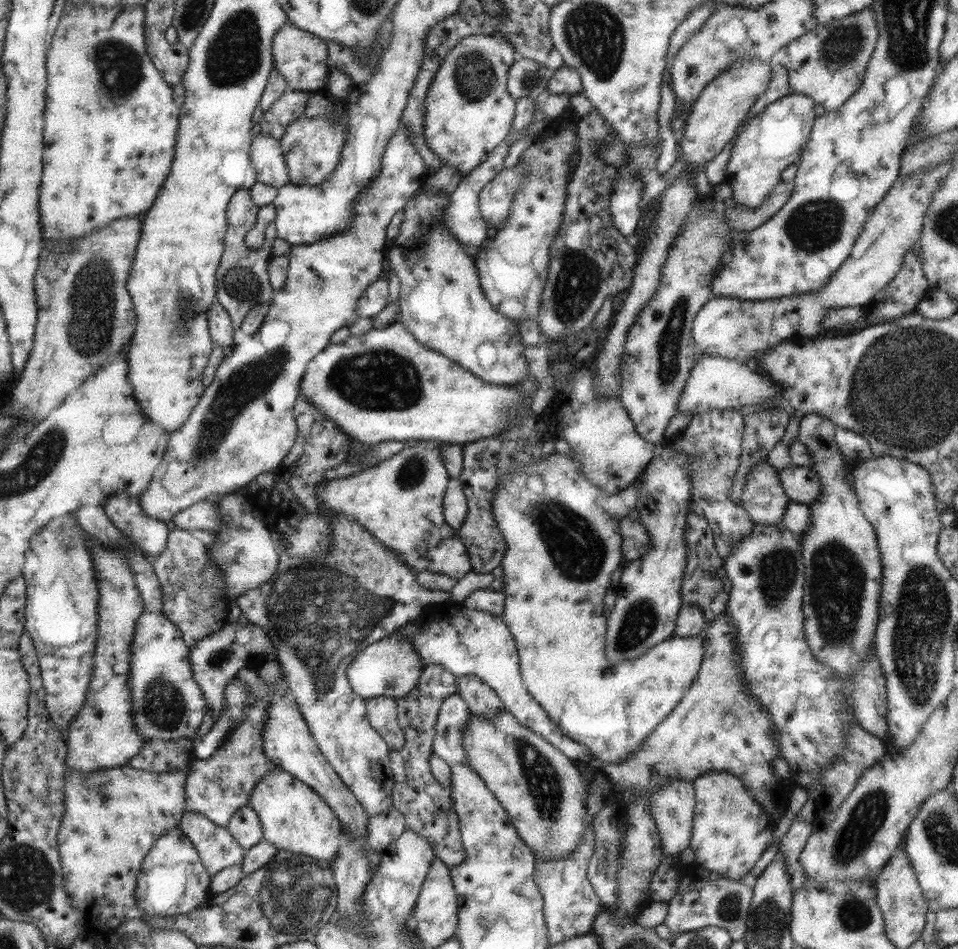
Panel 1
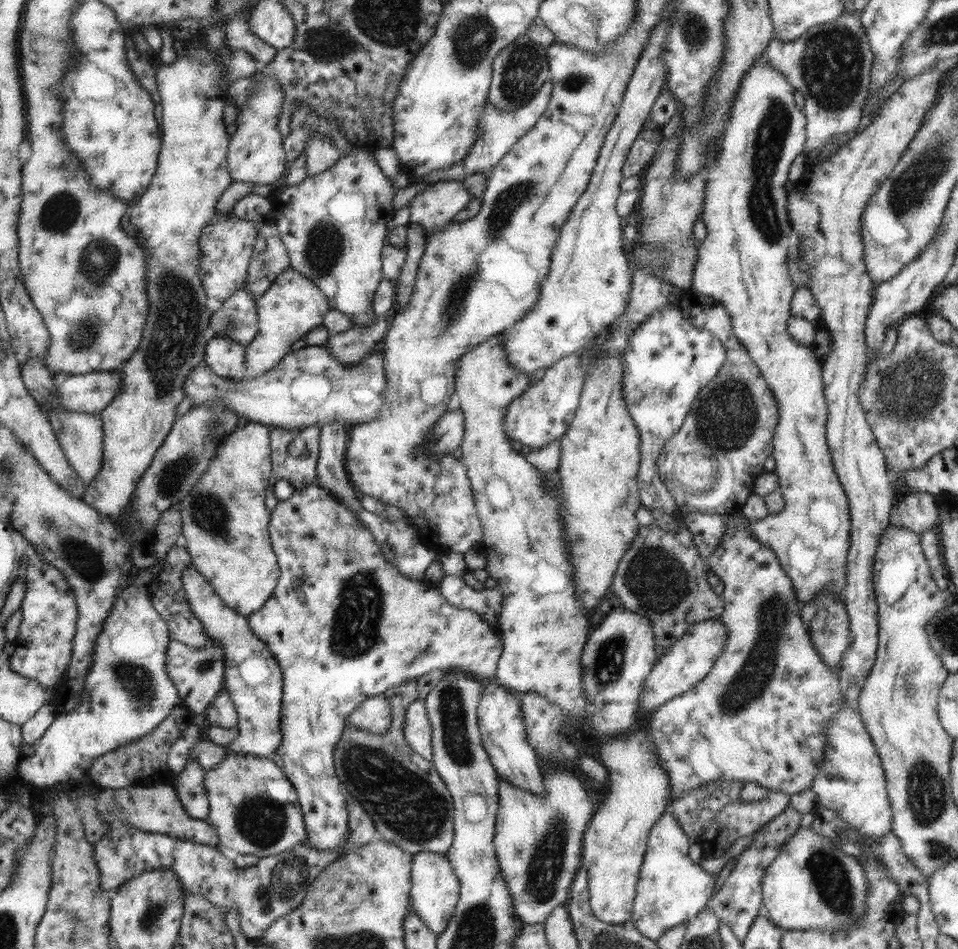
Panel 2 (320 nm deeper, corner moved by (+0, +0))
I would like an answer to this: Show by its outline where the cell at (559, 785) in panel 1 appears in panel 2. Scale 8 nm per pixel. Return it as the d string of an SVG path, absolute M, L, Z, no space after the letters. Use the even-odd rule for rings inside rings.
M542 763L541 771L544 795L540 797L498 778L500 808L496 816L494 849L503 879L513 898L514 915L524 925L543 925L552 910L569 899L570 885L582 862L581 837L597 809L590 794L585 790L583 776L578 780L576 772L558 764Z

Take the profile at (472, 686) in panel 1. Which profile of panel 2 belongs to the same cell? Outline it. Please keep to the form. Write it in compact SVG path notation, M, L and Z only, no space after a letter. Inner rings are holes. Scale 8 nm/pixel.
M486 682L478 705L477 723L481 730L483 747L490 757L490 762L496 769L498 777L514 784L514 787L530 791L538 797L544 795L543 772L535 750L527 741L527 732L523 725L523 712L515 692L497 682Z

